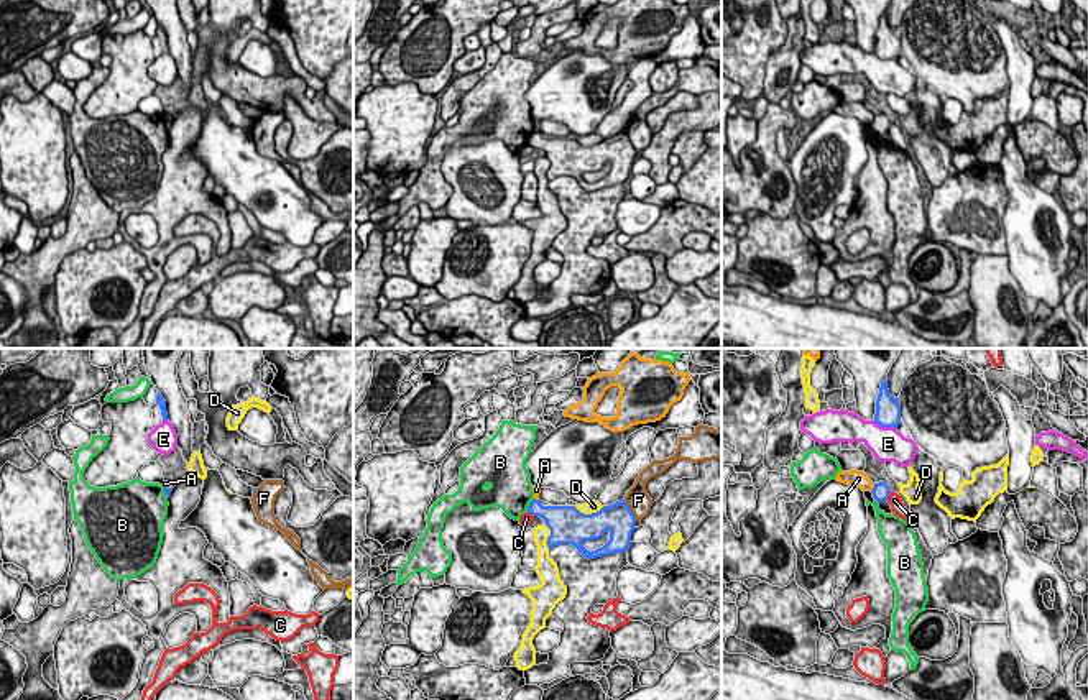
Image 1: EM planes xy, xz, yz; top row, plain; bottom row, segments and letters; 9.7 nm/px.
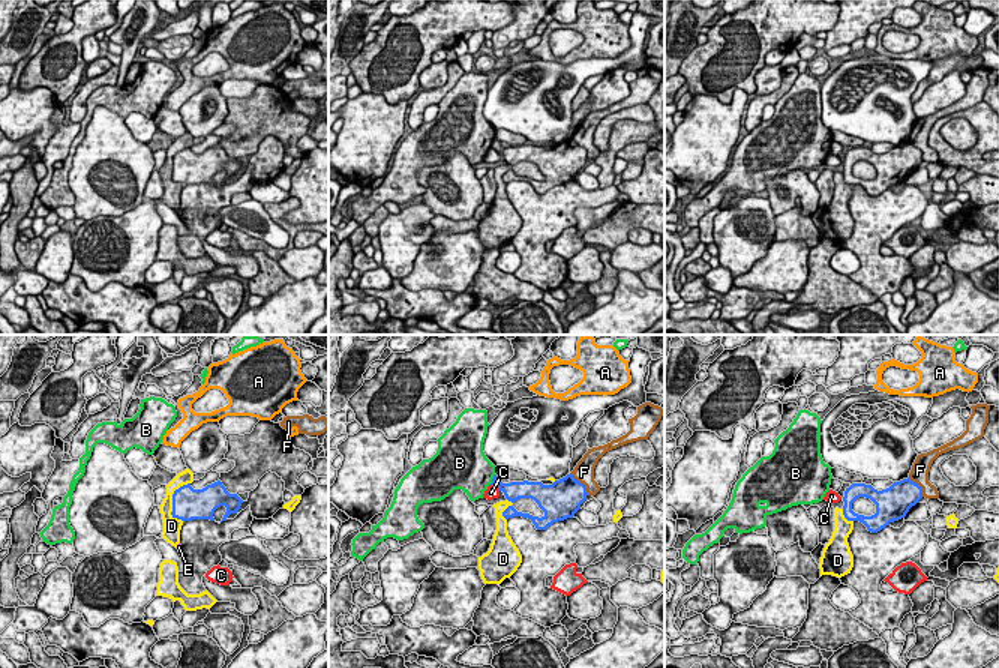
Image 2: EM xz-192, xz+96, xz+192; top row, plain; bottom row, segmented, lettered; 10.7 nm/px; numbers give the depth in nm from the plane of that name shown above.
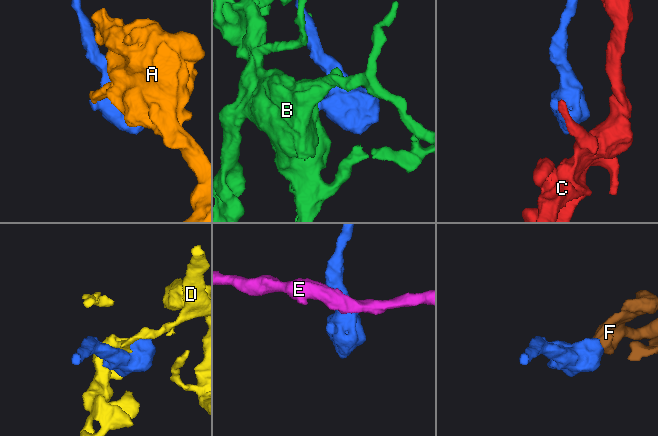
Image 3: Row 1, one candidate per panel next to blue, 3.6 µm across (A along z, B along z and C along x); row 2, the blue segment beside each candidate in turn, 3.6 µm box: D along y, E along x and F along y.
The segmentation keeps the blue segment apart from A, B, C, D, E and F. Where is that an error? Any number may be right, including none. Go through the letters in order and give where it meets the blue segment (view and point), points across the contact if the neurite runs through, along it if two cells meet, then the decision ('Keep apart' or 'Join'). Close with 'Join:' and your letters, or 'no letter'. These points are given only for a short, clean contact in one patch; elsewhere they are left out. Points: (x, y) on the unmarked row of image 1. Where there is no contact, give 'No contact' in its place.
A: Touches blue at yz (875, 119). Boundary: yz (875, 115), (870, 122). Keep apart
B: Touches blue at xz (530, 137). Keep apart
C: Touches blue at yz (888, 127). Keep apart
D: Touches blue at xz (589, 147). Keep apart
E: Touches blue at yz (885, 58). Keep apart
F: Touches blue at xz (630, 142). Boundary: xz (623, 132), (636, 151). Keep apart
Join: no letter

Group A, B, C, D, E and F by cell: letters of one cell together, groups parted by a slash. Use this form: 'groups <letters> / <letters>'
groups A / B / C / D / E / F

